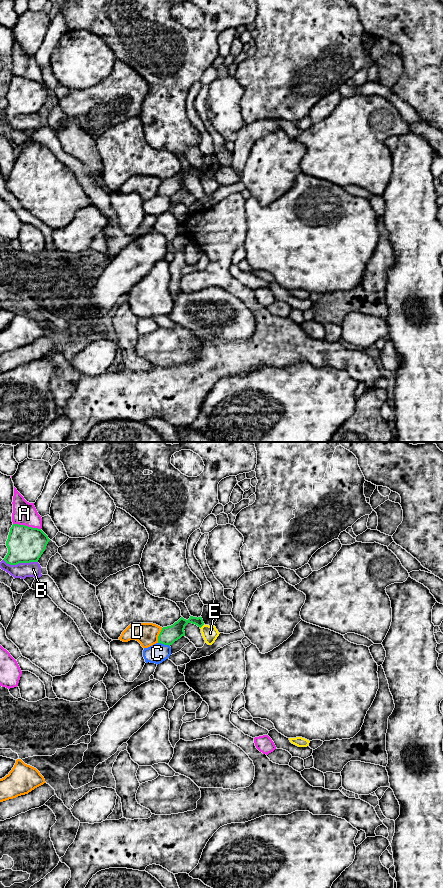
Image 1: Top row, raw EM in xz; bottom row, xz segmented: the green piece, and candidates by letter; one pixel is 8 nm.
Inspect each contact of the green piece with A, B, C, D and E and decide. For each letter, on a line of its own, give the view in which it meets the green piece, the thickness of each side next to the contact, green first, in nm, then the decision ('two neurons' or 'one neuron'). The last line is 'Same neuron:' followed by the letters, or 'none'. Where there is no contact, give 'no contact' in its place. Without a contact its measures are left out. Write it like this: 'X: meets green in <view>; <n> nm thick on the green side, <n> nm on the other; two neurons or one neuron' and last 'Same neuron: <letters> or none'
A: meets green in xz; 300 nm thick on the green side, 190 nm on the other; two neurons
B: meets green in xz; 300 nm thick on the green side, 130 nm on the other; two neurons
C: meets green in xz; 140 nm thick on the green side, 160 nm on the other; two neurons
D: meets green in xz; 140 nm thick on the green side, 180 nm on the other; two neurons
E: meets green in xz; 130 nm thick on the green side, 120 nm on the other; two neurons
Same neuron: none

